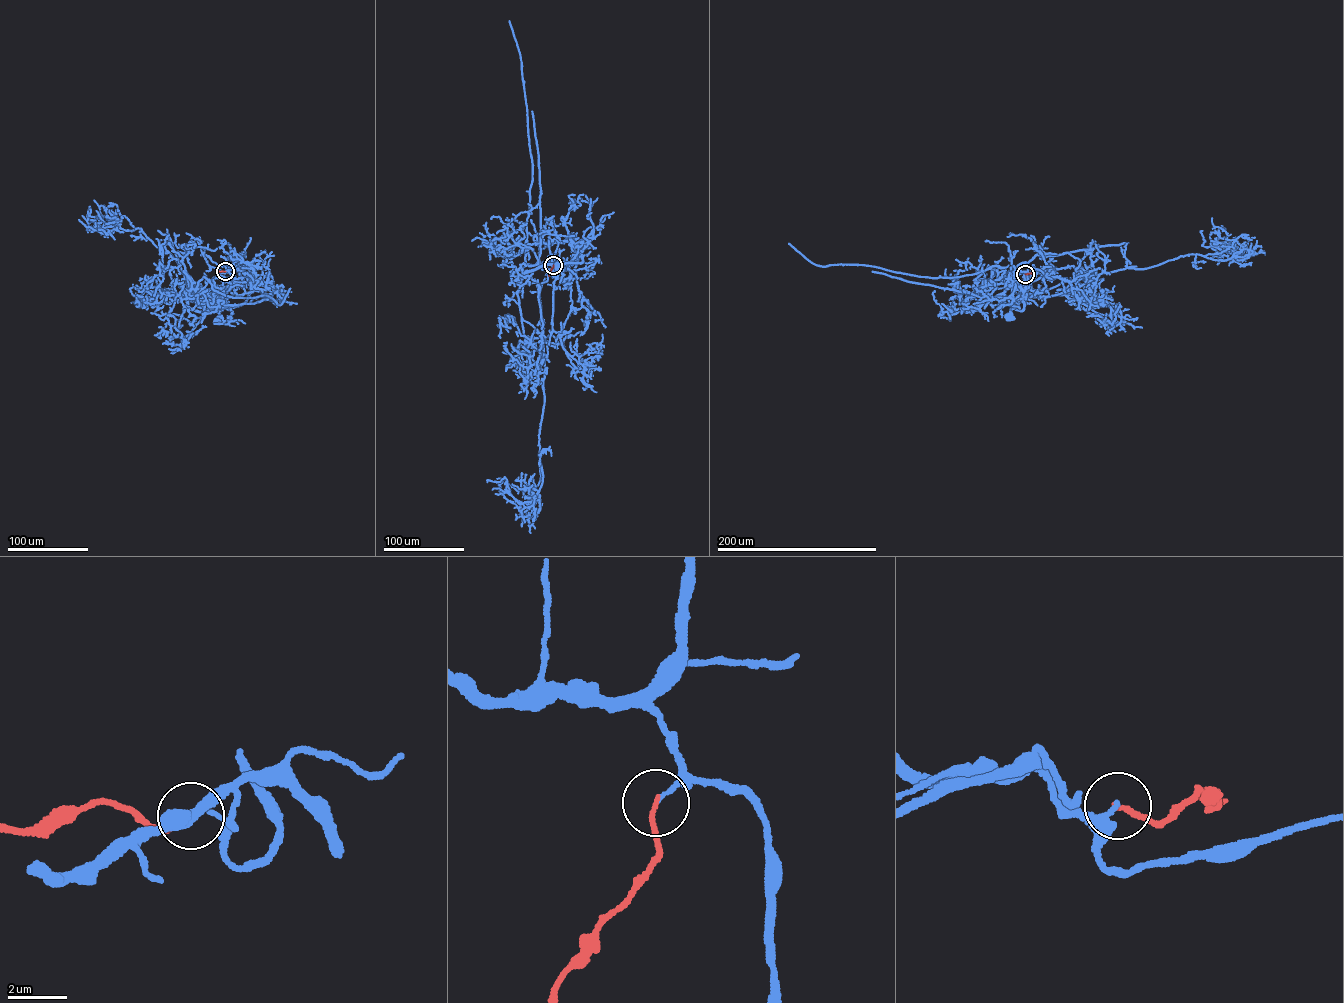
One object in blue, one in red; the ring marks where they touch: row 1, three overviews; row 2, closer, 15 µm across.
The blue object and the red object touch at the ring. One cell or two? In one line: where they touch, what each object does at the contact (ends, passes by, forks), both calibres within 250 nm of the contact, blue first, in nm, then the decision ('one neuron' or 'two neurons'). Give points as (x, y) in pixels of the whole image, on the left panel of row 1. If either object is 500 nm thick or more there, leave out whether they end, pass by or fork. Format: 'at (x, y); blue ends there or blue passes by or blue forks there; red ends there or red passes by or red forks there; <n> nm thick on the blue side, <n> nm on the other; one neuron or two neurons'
at (225, 271); blue ends there; red ends there; 120 nm thick on the blue side, 150 nm on the other; one neuron

